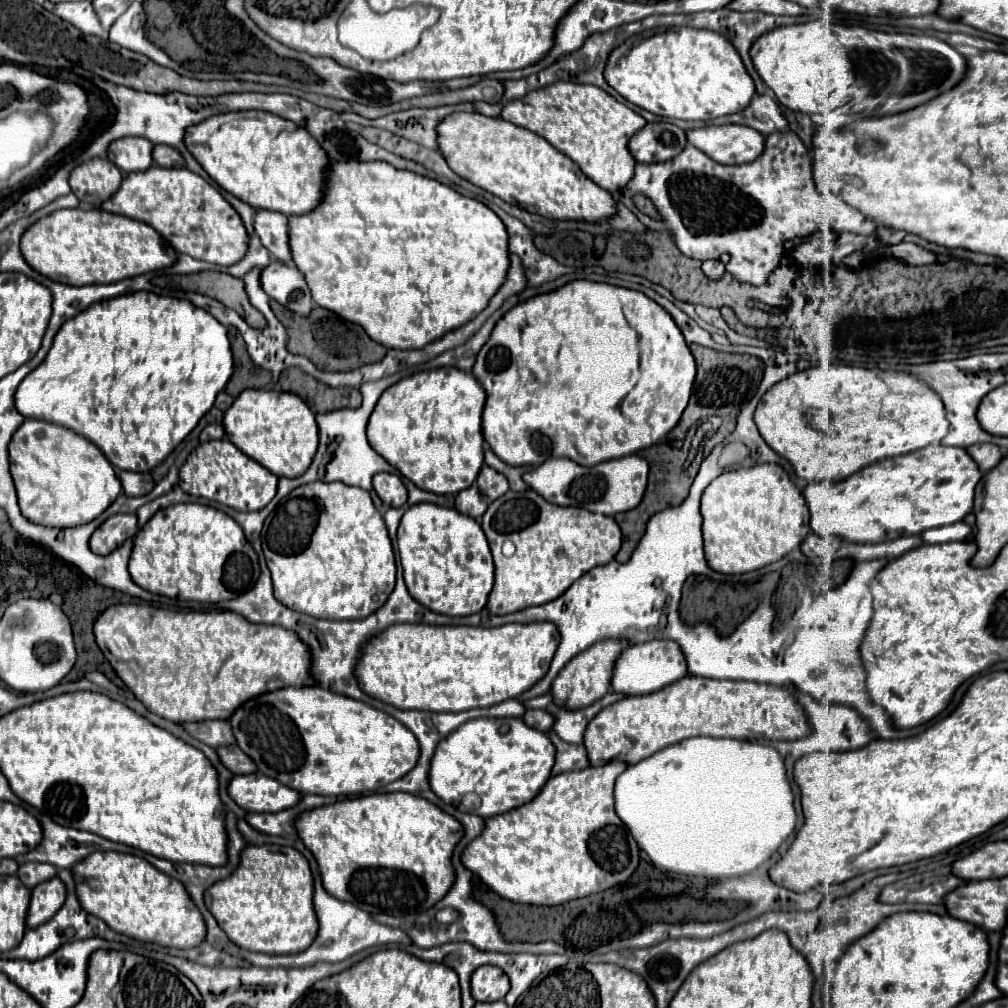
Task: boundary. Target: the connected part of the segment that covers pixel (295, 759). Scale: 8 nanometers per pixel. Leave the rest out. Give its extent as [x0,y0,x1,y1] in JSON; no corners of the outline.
[228,686,420,796]

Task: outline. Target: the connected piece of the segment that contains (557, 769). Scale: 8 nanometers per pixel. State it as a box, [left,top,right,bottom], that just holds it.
[548,730,590,774]

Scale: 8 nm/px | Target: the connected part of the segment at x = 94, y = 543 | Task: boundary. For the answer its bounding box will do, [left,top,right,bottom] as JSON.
[90,514,138,556]

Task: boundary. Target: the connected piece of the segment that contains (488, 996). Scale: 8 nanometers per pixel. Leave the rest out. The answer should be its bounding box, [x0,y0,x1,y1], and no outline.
[472,966,510,1002]

